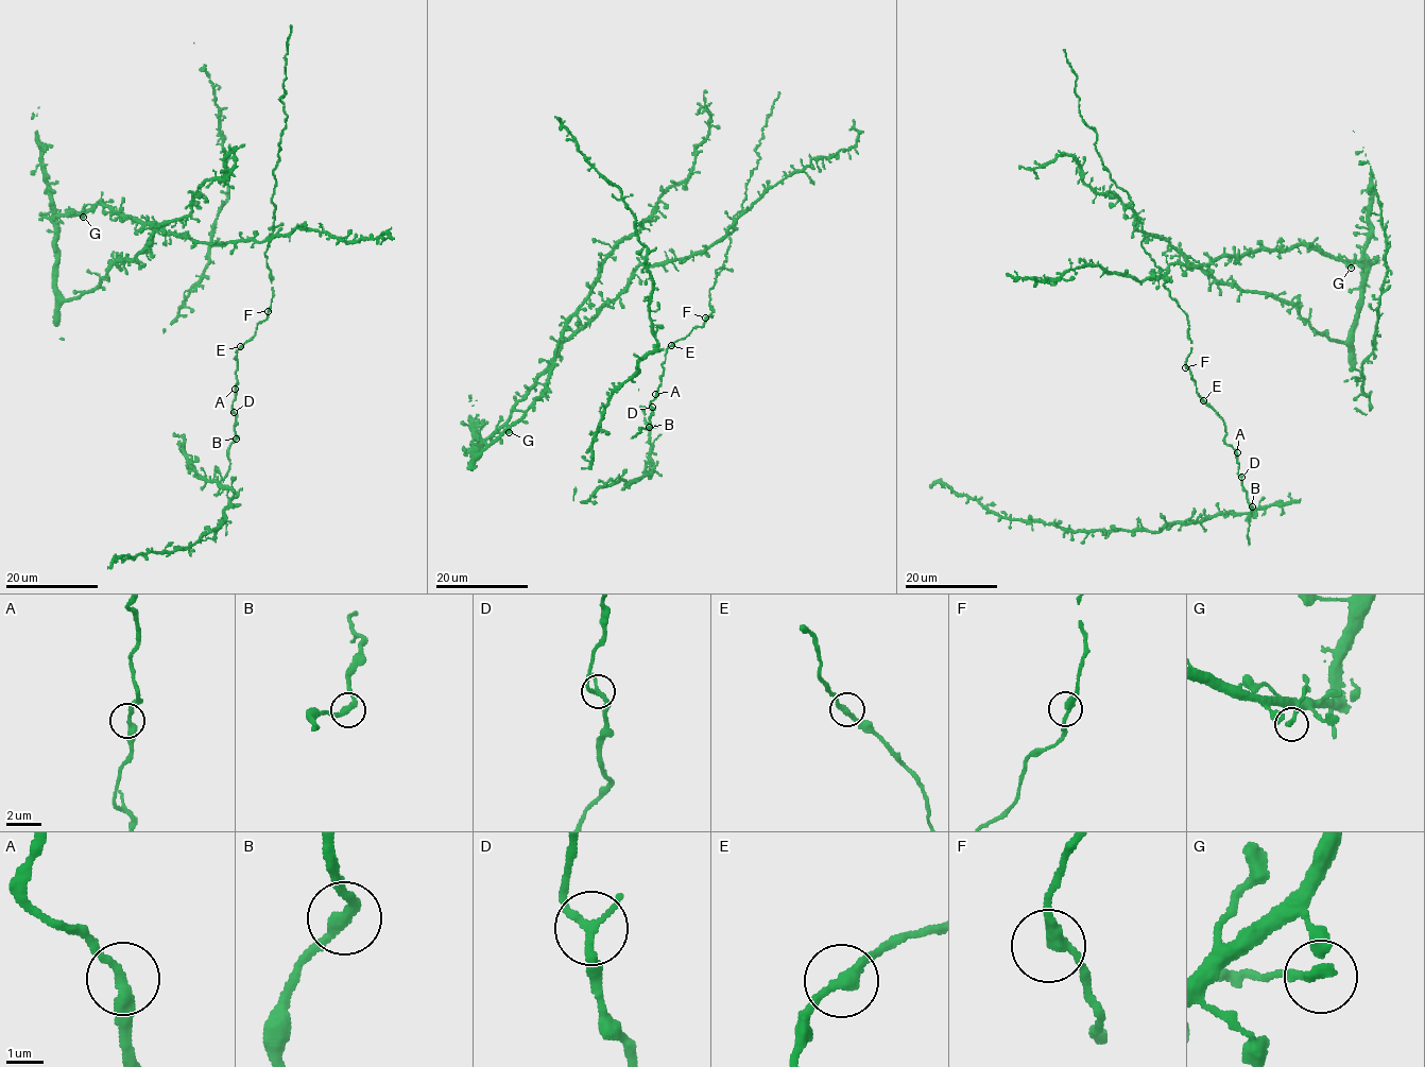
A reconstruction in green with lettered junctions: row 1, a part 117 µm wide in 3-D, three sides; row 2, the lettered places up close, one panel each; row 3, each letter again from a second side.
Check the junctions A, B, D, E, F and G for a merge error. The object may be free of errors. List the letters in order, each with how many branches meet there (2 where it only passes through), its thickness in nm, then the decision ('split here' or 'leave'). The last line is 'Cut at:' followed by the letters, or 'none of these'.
A: 2 branches meet; 300 nm thick; leave
B: 2 branches meet; 280 nm thick; leave
D: 2 branches meet; 240 nm thick; leave
E: 2 branches meet; 280 nm thick; leave
F: 2 branches meet; 300 nm thick; leave
G: 2 branches meet; 240 nm thick; leave
Cut at: none of these

